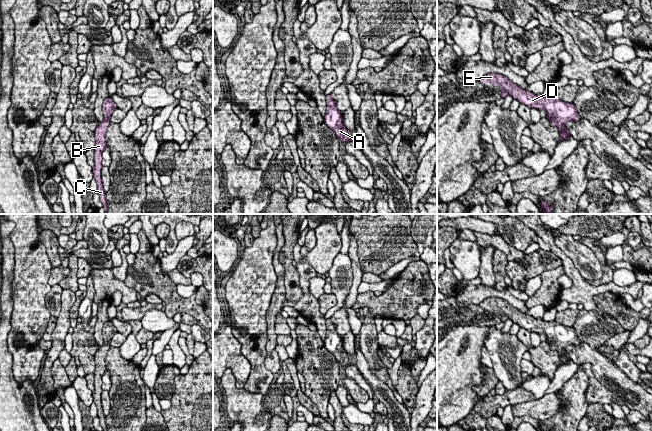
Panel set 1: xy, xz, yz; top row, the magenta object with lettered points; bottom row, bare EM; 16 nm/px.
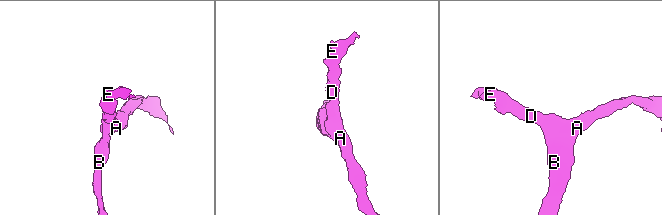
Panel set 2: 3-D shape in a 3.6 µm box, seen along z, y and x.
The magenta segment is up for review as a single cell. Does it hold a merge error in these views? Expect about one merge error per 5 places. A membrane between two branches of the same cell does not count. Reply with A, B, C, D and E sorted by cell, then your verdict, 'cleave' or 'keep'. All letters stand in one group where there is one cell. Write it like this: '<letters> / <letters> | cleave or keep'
A B C D E | keep

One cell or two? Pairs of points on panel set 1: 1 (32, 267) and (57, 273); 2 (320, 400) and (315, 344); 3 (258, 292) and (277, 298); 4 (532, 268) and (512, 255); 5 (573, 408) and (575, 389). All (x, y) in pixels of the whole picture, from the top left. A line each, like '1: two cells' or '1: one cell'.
1: two cells
2: one cell
3: two cells
4: two cells
5: one cell

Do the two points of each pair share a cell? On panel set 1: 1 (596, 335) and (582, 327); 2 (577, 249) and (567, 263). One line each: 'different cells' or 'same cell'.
1: same cell
2: different cells

